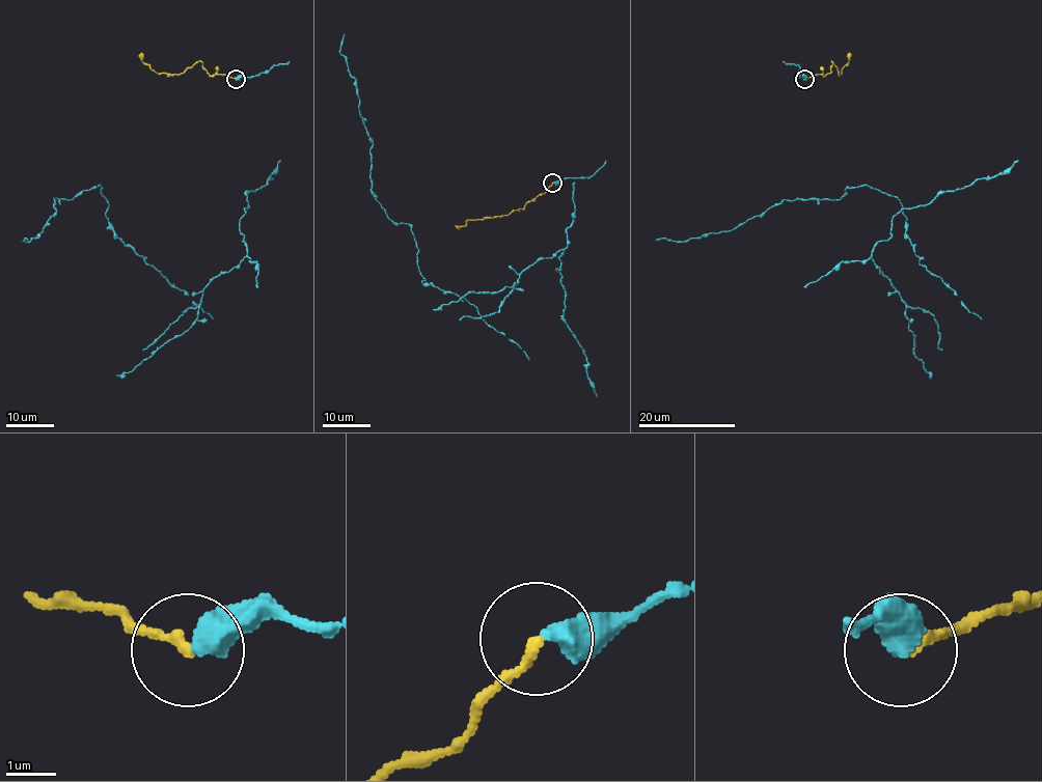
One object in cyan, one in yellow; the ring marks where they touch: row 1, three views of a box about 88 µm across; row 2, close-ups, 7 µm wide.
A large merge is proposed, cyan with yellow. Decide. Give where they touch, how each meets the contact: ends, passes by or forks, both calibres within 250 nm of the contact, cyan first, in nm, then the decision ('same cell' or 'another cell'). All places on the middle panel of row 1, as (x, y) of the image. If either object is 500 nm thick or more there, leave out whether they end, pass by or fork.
place (552, 183); calibres 500 and 200 nm; same cell

